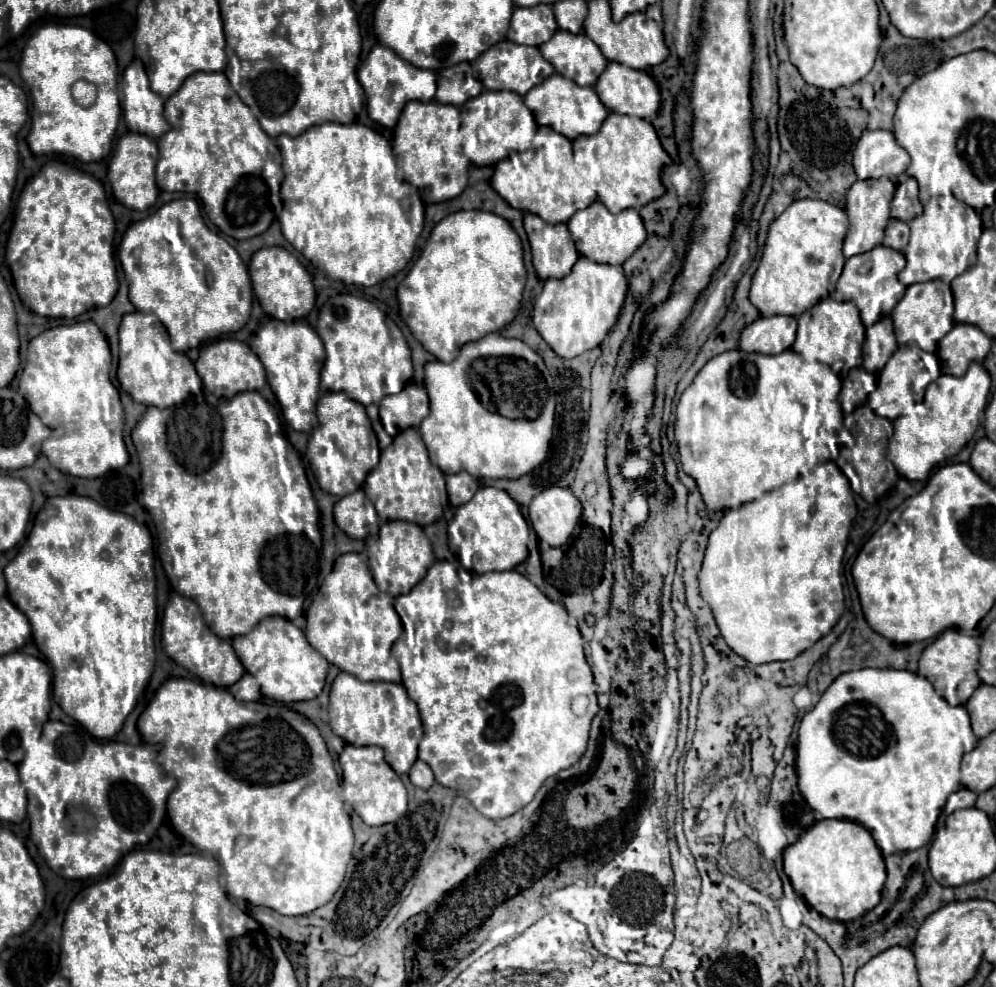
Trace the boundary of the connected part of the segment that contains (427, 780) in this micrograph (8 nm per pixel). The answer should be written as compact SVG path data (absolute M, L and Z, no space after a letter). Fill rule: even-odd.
M416 761L410 769L410 781L420 787L420 789L428 789L434 785L434 775L432 775L432 769L424 763L424 761Z

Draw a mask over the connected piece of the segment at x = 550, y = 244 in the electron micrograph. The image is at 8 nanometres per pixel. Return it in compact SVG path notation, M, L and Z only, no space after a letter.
M524 215L524 229L532 247L532 263L540 279L566 277L578 261L578 251L564 223L550 225L538 215Z

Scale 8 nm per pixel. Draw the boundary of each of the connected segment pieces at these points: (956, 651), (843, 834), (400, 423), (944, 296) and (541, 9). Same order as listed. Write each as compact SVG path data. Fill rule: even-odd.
M948 629L922 651L918 671L934 685L936 693L942 695L950 705L964 705L966 697L970 697L972 691L980 685L980 679L976 675L978 655L980 655L980 649L974 637L962 635L956 629Z
M822 819L814 823L796 843L784 851L784 873L790 877L794 891L800 893L812 909L834 921L852 921L874 909L880 901L880 891L886 881L884 859L870 831L854 821L844 819Z
M406 385L400 393L388 395L380 403L380 421L388 435L398 435L404 429L418 427L428 415L428 395L422 385Z
M938 279L914 283L906 289L900 303L894 307L890 317L894 333L900 345L916 345L922 351L934 353L938 341L954 327L954 299L950 286Z
M536 5L536 7L516 7L512 13L512 19L510 19L510 29L514 31L514 33L508 33L510 41L514 41L518 45L538 47L538 45L546 43L558 31L558 25L556 25L550 5Z

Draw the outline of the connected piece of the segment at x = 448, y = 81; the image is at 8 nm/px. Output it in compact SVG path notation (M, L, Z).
M458 63L456 67L446 67L436 75L436 101L450 105L464 105L468 99L482 93L482 83L474 75L470 63Z

